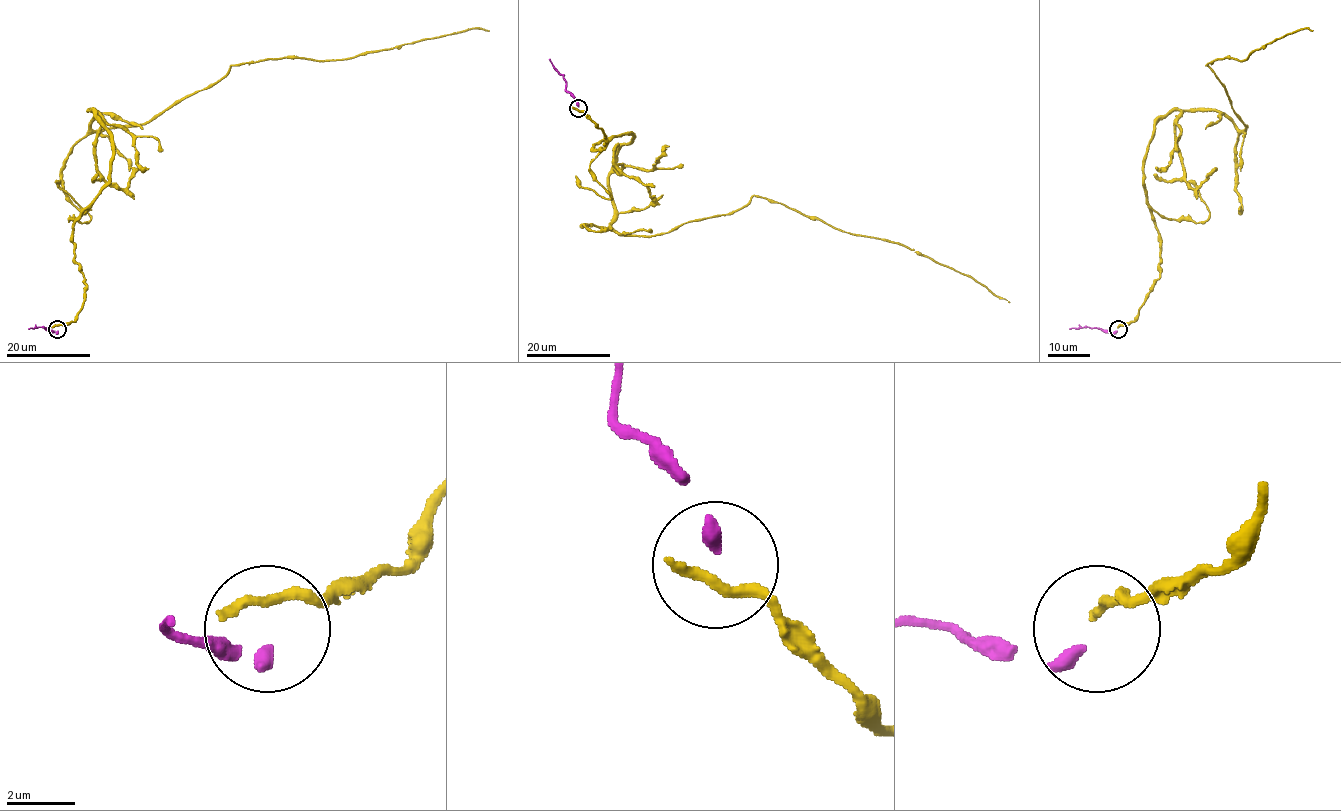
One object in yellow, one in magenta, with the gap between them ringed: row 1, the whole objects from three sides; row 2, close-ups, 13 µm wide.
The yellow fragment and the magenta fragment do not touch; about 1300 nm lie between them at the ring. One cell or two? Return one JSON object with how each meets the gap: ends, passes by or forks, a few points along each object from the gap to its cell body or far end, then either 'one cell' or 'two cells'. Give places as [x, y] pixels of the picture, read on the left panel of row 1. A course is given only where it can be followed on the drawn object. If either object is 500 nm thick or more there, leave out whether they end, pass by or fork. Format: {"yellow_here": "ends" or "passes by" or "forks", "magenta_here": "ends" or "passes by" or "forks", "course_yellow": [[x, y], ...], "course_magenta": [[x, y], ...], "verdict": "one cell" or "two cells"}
{"yellow_here": "passes by", "magenta_here": "ends", "course_yellow": [[56, 326], [84, 301], [73, 226], [112, 156], [89, 109], [94, 130], [134, 126], [232, 65], [489, 30]], "course_magenta": [[57, 331], [51, 332], [43, 327], [29, 329]], "verdict": "two cells"}

